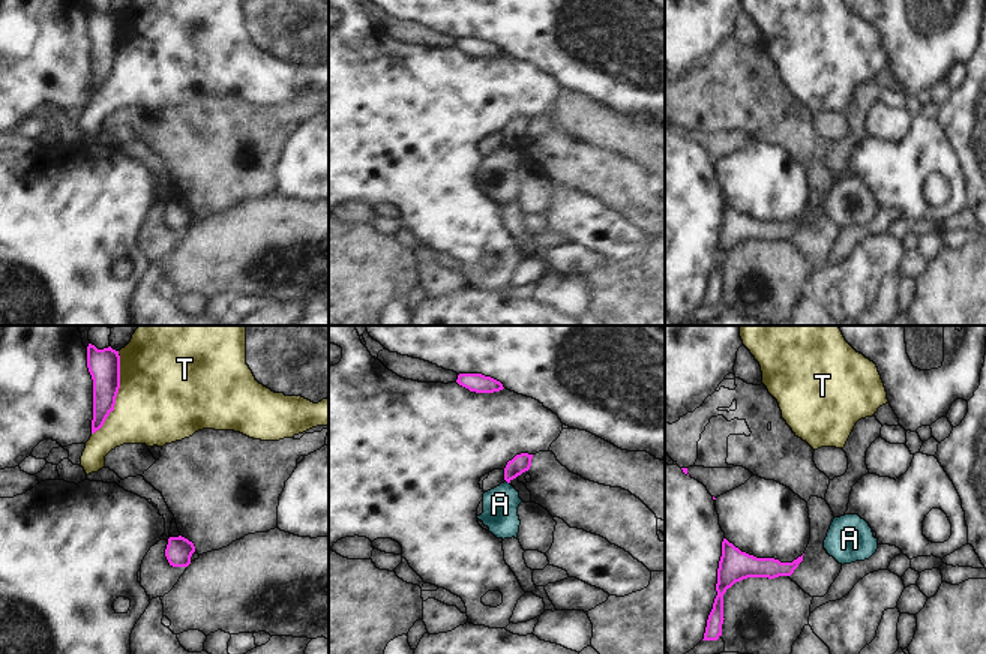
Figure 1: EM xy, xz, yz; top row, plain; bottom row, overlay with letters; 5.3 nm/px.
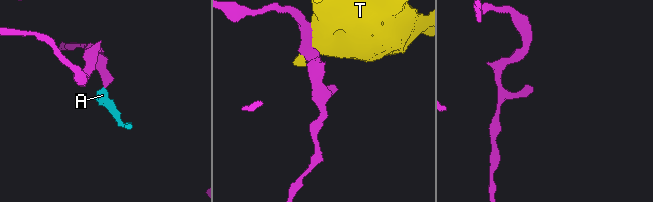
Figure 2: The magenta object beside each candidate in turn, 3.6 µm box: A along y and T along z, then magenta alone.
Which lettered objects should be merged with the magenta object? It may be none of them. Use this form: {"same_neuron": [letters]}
{"same_neuron": []}

